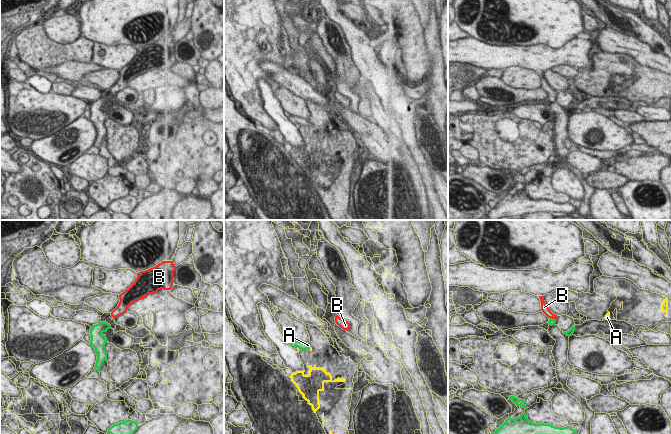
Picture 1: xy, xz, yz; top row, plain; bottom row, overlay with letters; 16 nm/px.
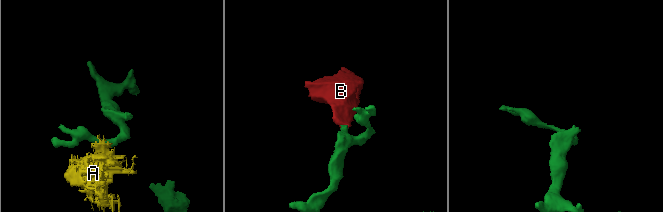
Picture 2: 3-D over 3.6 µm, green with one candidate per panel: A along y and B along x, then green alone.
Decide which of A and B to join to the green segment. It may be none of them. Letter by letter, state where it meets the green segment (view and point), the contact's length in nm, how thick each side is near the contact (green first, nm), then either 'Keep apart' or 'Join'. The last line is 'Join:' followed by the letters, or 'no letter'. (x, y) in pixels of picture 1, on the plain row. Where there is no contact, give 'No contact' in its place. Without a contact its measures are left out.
A: Touches green at xz (308, 123). Shared border 100 nm. Thickness 140 nm (green) against 30 nm. Keep apart
B: Touches green at yz (553, 95). Shared border 130 nm. Thickness 100 nm (green) against 120 nm. Join
Join: B

